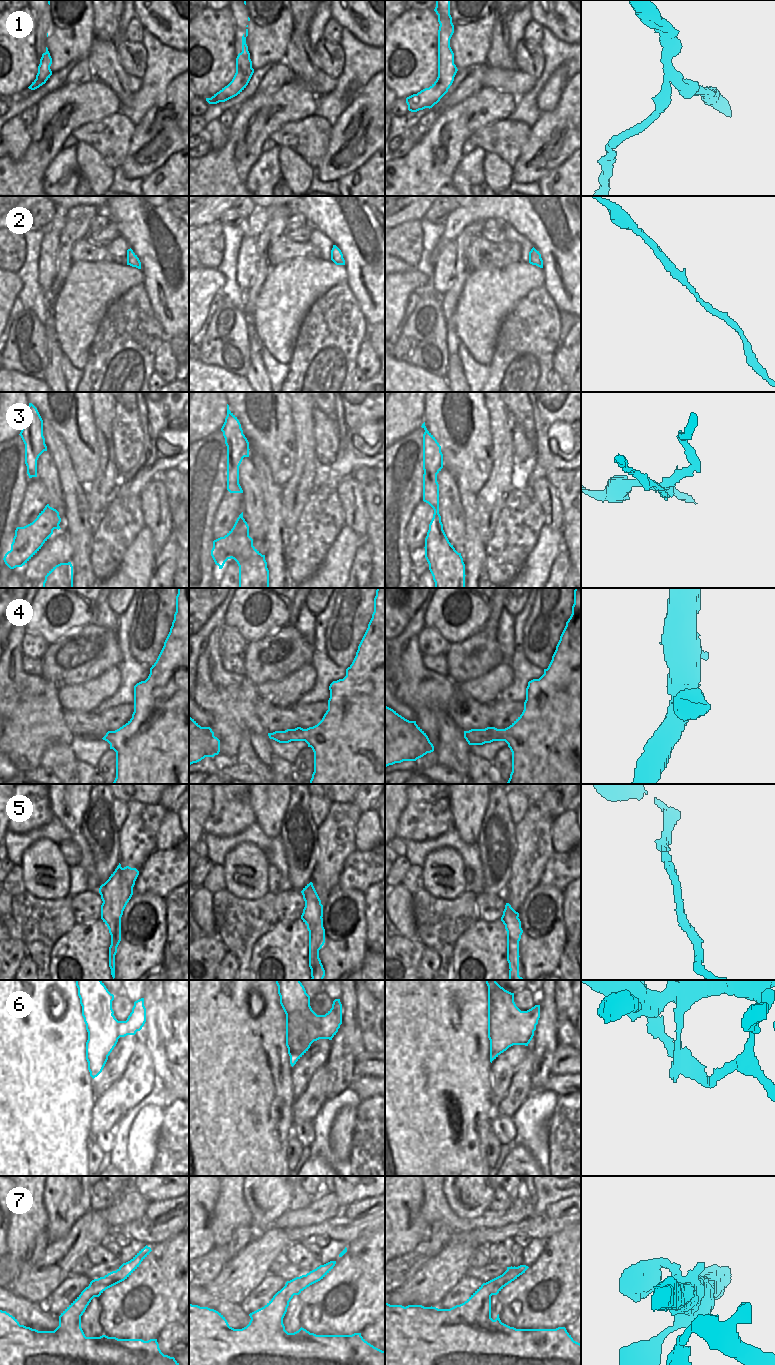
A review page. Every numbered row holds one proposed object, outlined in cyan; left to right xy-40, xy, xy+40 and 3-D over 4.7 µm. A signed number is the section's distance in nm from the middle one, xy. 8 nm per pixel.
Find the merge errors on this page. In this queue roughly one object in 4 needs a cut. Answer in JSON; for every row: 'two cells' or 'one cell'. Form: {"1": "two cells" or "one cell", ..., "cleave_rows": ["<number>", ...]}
{"1": "two cells", "2": "one cell", "3": "two cells", "4": "one cell", "5": "one cell", "6": "two cells", "7": "one cell", "cleave_rows": ["1", "3", "6"]}

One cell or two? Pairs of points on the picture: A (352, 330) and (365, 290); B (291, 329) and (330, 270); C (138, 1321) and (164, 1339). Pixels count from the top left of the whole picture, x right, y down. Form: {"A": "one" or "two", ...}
{"A": "two", "B": "one", "C": "two"}

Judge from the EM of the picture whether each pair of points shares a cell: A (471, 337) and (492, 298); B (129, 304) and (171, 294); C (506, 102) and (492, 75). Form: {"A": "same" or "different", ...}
{"A": "same", "B": "different", "C": "different"}

